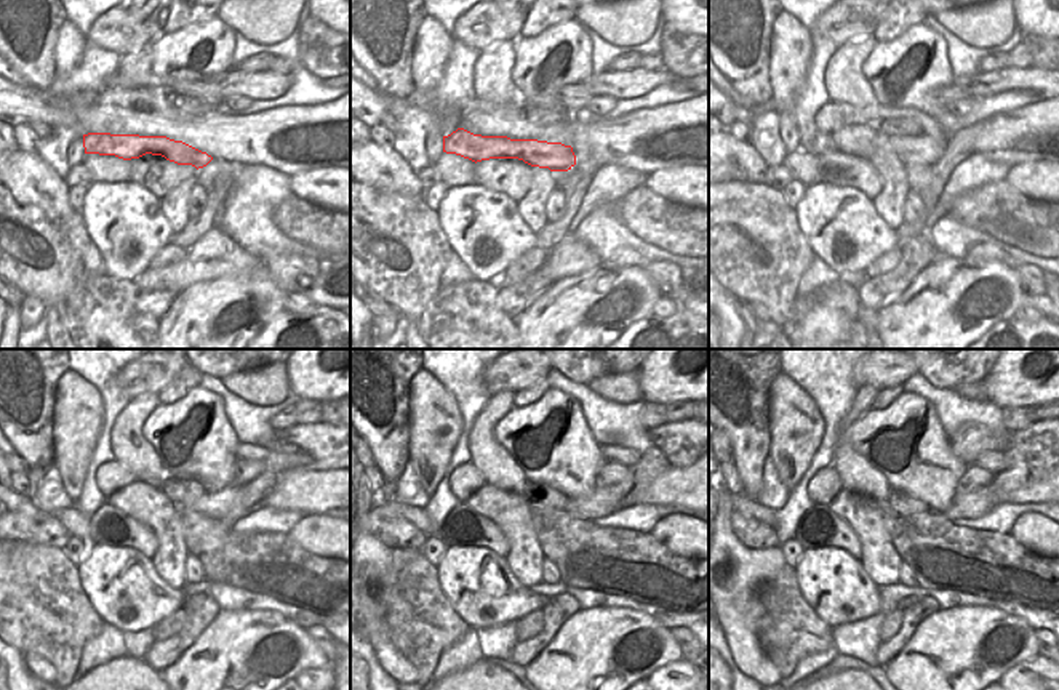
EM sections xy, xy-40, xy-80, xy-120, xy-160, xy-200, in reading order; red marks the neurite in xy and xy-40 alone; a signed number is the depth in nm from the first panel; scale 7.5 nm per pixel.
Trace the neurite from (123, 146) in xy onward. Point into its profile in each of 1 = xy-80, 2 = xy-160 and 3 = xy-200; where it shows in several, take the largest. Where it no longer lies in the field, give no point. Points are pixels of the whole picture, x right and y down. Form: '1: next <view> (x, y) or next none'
1: next xy-80 (927, 149)
2: next xy-160 (602, 501)
3: next xy-200 (975, 505)

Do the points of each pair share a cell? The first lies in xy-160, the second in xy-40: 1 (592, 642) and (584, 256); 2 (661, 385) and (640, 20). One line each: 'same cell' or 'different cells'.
1: different cells
2: different cells

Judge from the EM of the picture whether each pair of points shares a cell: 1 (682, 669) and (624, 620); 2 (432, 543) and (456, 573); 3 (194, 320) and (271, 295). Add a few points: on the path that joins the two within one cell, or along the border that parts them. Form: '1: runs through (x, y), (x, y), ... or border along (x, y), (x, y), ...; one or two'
1: border along (682, 657), (658, 666), (651, 673); two
2: border along (447, 548), (435, 565); two
3: runs through (213, 316), (229, 301), (251, 292); one

